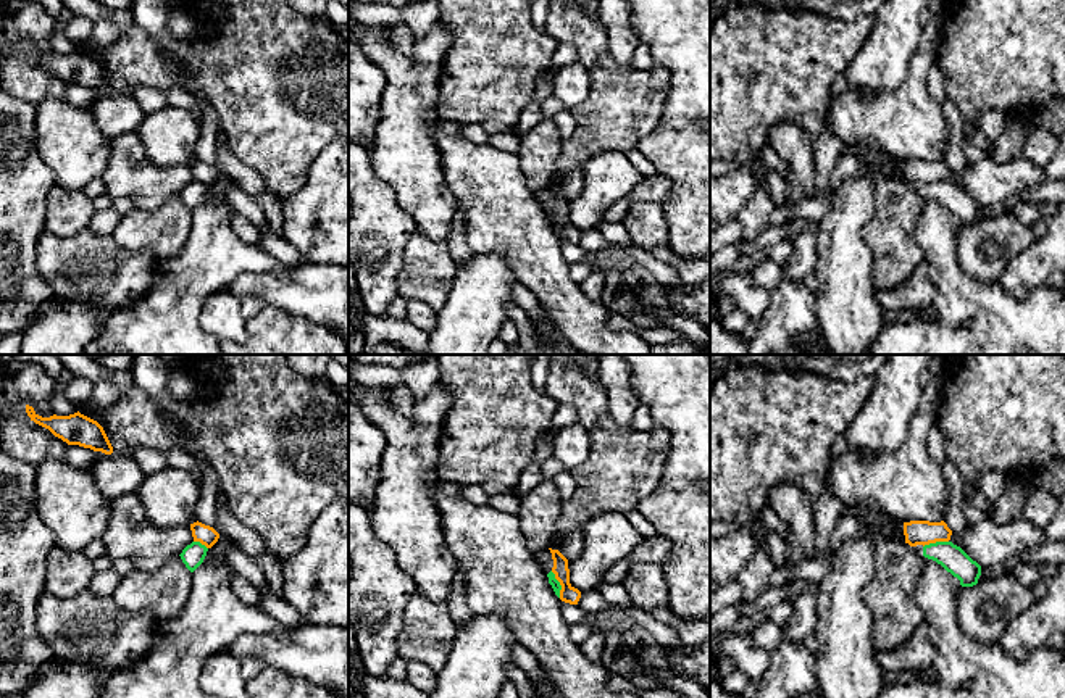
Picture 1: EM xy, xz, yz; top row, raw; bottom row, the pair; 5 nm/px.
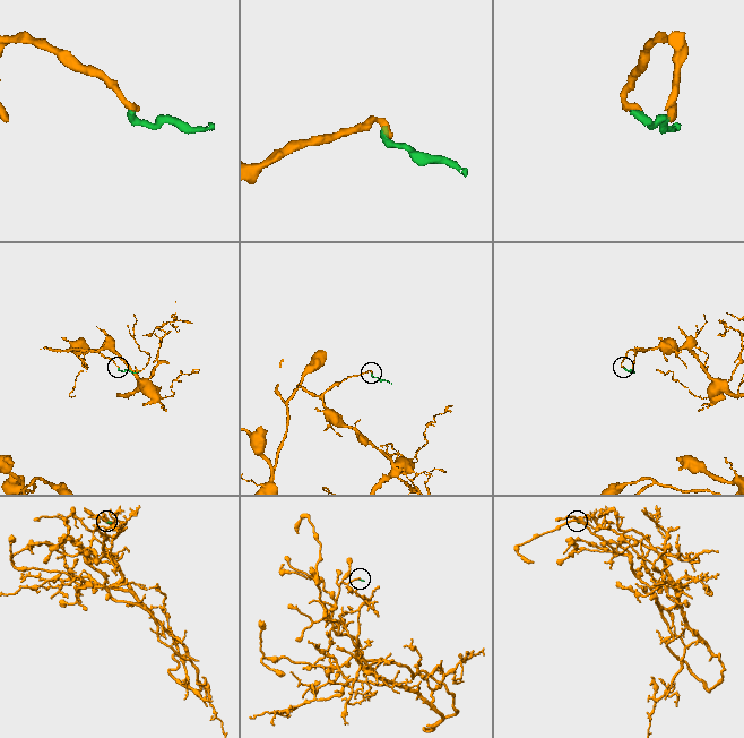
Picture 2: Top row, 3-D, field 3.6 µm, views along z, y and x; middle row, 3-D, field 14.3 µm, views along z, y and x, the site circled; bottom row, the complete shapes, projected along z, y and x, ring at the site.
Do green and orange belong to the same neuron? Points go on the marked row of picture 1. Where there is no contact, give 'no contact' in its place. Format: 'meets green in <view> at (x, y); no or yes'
meets green in xz at (559, 584); no

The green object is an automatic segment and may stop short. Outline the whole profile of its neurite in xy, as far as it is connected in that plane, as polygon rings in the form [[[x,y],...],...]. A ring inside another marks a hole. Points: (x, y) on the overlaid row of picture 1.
[[[192,542],[179,555],[186,567],[194,572],[205,559],[208,548],[200,542]]]

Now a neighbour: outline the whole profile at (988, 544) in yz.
[[[988,517],[960,534],[952,532],[949,542],[960,546],[981,567],[989,567],[1042,545],[1046,537],[1041,527],[1023,517],[1005,524]]]

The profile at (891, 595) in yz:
[[[894,538],[876,542],[875,556],[876,575],[863,587],[862,596],[875,619],[875,650],[896,650],[925,622],[923,609],[915,601],[925,556]]]

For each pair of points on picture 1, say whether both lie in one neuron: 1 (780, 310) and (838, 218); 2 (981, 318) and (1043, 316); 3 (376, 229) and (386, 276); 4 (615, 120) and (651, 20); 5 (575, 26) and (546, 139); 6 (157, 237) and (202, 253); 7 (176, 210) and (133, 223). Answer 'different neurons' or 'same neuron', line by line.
1: different neurons
2: same neuron
3: same neuron
4: different neurons
5: different neurons
6: different neurons
7: same neuron

